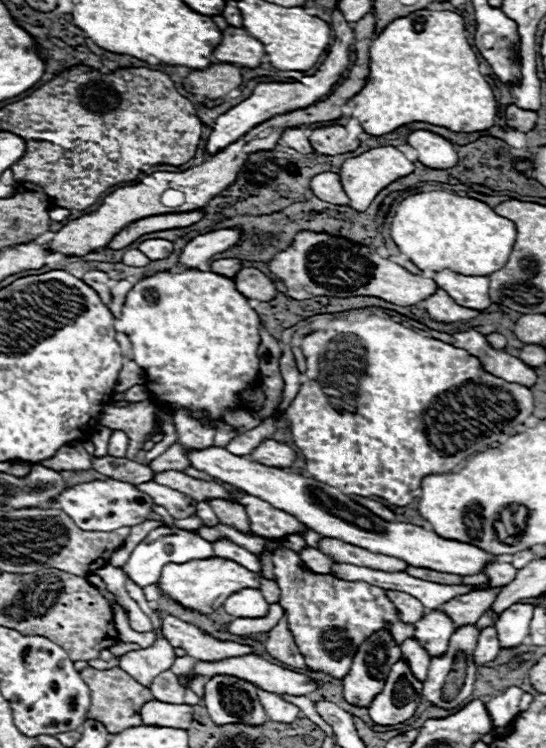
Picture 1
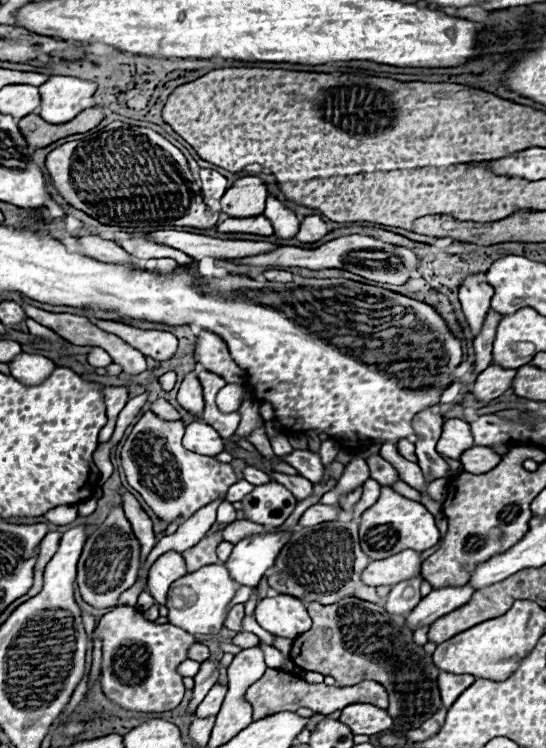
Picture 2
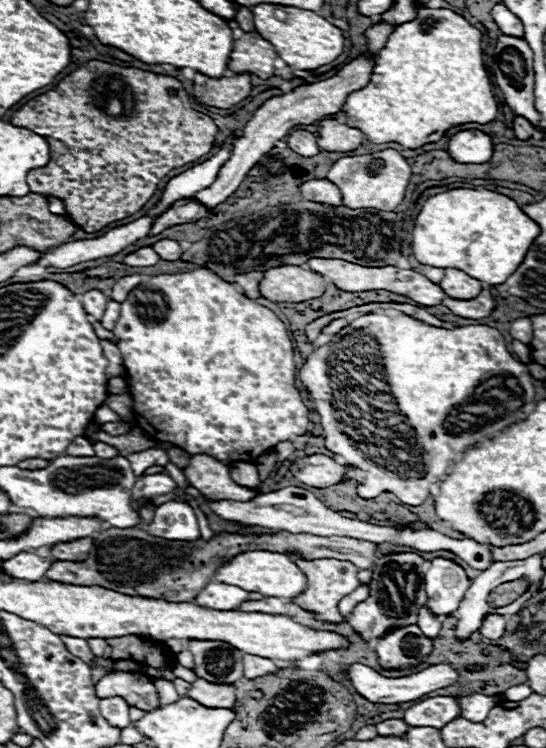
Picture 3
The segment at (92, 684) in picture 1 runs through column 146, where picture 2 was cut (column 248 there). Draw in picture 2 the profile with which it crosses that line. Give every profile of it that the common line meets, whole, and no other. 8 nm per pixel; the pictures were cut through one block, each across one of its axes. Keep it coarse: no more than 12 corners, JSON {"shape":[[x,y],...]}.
{"shape":[[272,670],[246,690],[254,720],[298,708],[330,716],[358,702],[388,708],[378,682],[308,684]]}

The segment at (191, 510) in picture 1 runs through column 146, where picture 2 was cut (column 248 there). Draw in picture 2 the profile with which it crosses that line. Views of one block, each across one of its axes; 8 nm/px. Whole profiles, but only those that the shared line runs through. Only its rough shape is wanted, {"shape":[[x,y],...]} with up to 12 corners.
{"shape":[[240,480],[228,488],[226,500],[240,502],[254,490],[254,484]]}

